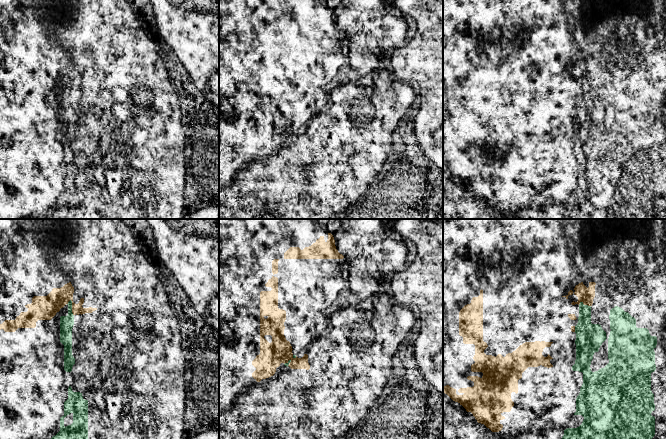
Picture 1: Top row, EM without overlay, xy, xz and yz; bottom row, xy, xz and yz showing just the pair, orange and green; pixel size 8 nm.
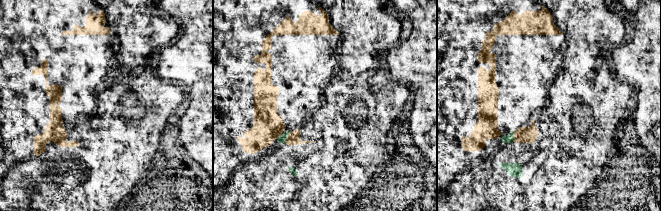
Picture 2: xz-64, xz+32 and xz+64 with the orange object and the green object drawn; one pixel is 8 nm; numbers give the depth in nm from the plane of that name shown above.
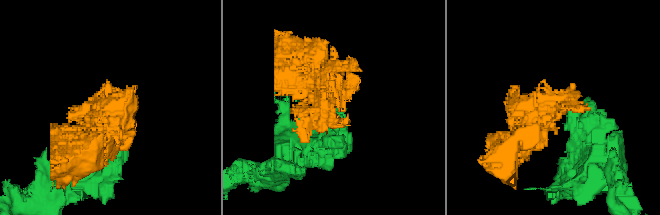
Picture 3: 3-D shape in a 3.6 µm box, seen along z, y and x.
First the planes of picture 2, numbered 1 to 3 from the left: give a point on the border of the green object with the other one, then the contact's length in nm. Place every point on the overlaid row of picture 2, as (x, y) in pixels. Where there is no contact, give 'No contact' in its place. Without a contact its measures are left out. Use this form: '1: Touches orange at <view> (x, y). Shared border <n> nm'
1: No contact
2: Touches orange at xz+32 (287, 137). Shared border 100 nm
3: Touches orange at xz+64 (514, 136). Shared border 90 nm

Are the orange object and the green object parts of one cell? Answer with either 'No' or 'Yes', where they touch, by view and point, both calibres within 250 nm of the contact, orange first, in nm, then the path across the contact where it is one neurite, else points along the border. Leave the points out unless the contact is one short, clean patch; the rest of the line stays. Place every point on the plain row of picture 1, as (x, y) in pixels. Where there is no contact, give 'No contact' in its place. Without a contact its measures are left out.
No. Touches orange at xy (72, 83). Thickness 190 nm (orange) against 110 nm. Boundary: xy (70, 75), (73, 91)

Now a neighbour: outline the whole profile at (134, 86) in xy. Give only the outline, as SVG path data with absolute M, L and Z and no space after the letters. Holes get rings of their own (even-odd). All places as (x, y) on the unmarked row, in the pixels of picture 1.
M158 55L153 62L153 69L149 72L136 72L125 78L110 78L112 83L120 92L125 94L133 104L139 104L144 99L144 93L152 87L156 79L156 73L163 67L163 60Z

